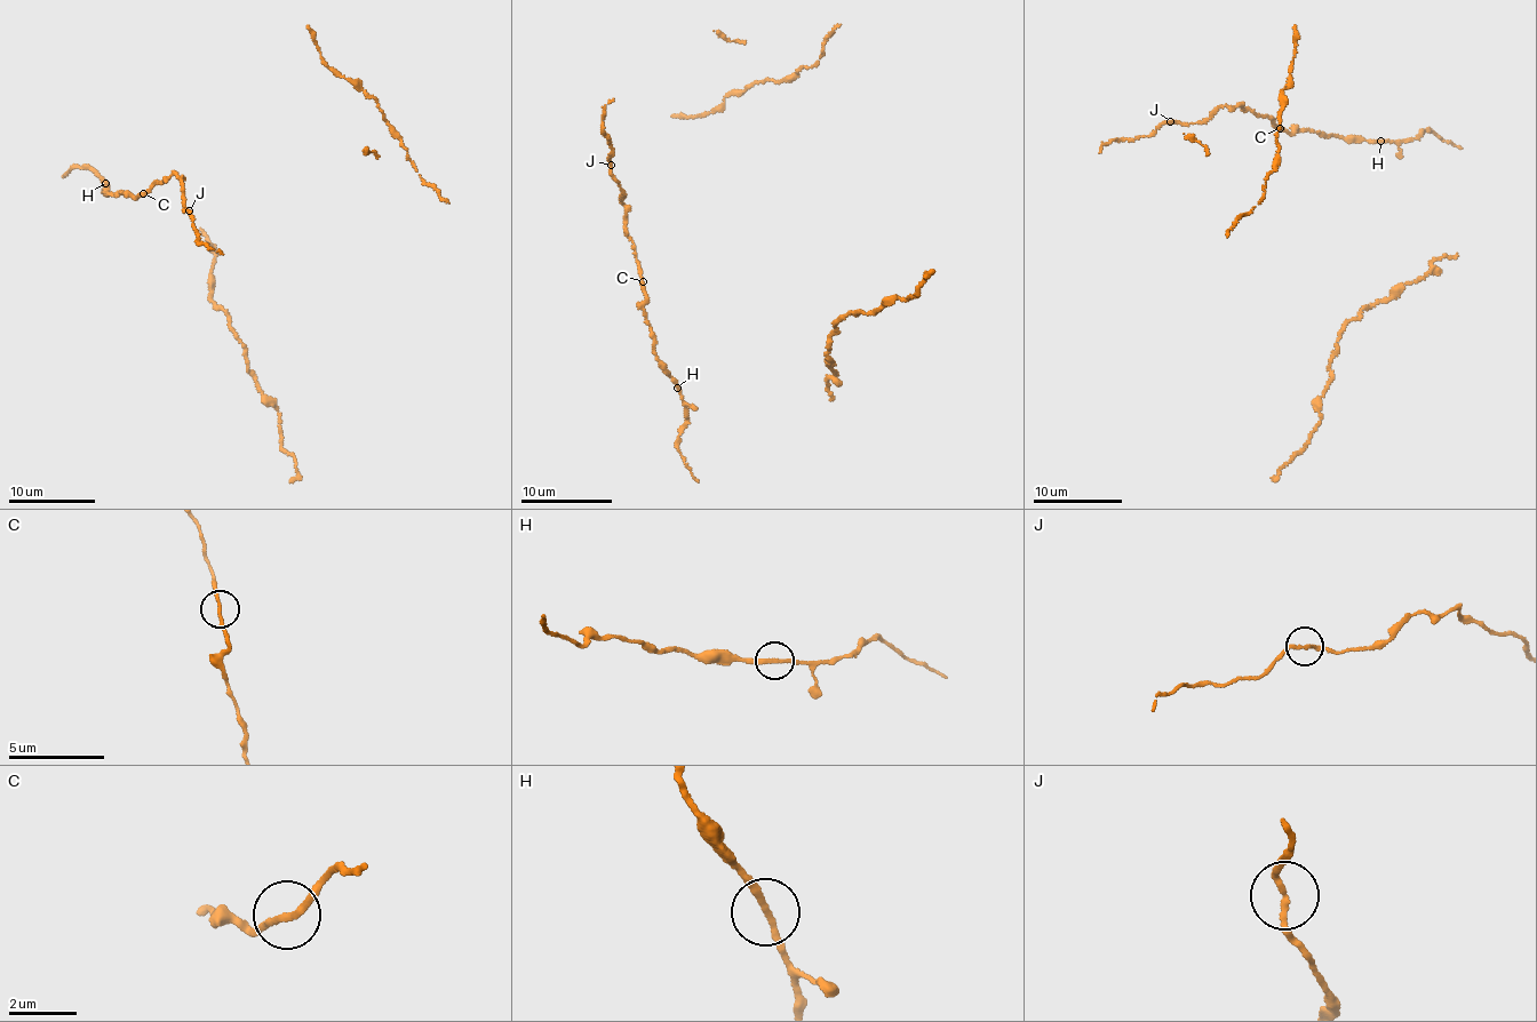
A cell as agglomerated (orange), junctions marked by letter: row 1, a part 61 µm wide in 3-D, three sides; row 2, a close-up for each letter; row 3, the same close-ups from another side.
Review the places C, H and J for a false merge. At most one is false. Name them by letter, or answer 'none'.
H

